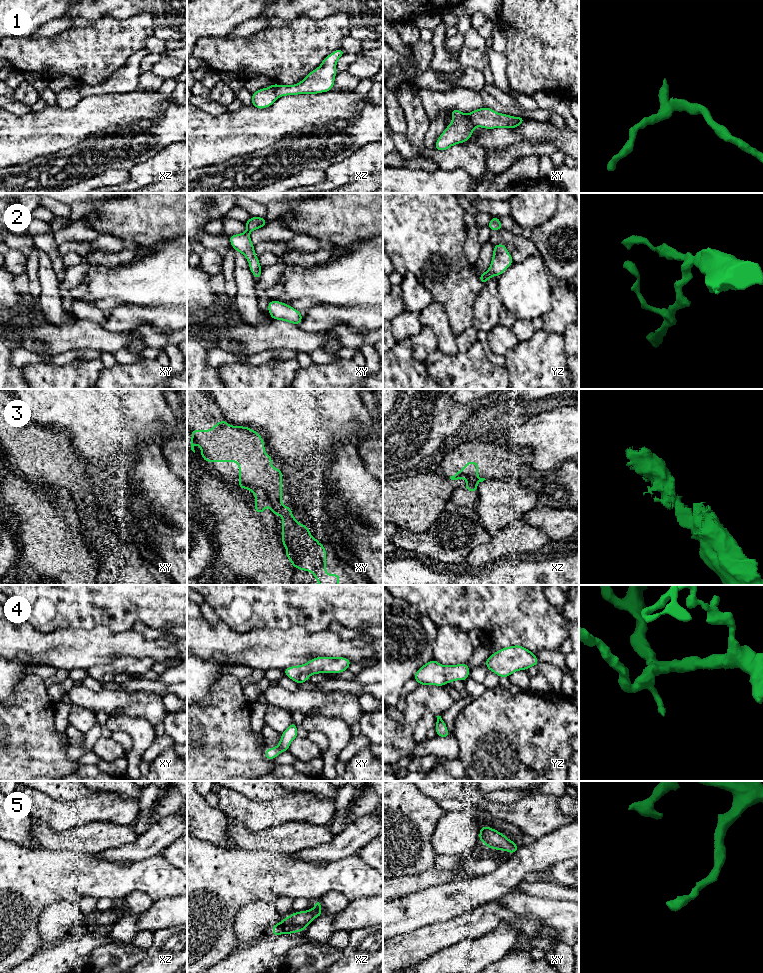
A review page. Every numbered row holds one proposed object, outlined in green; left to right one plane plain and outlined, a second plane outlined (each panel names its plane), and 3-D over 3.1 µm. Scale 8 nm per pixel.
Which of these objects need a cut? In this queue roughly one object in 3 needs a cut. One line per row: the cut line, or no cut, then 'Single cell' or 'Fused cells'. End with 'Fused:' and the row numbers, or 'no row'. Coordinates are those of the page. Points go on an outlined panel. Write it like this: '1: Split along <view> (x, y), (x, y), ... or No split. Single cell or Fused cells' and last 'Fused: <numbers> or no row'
1: Split along xy (467, 115), (474, 127). Fused cells
2: No split. Single cell
3: No split. Single cell
4: No split. Single cell
5: No split. Single cell
Fused: 1

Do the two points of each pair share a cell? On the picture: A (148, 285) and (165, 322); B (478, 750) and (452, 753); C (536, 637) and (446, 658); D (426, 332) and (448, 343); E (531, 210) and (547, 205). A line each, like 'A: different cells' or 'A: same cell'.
A: different cells
B: different cells
C: different cells
D: different cells
E: same cell

